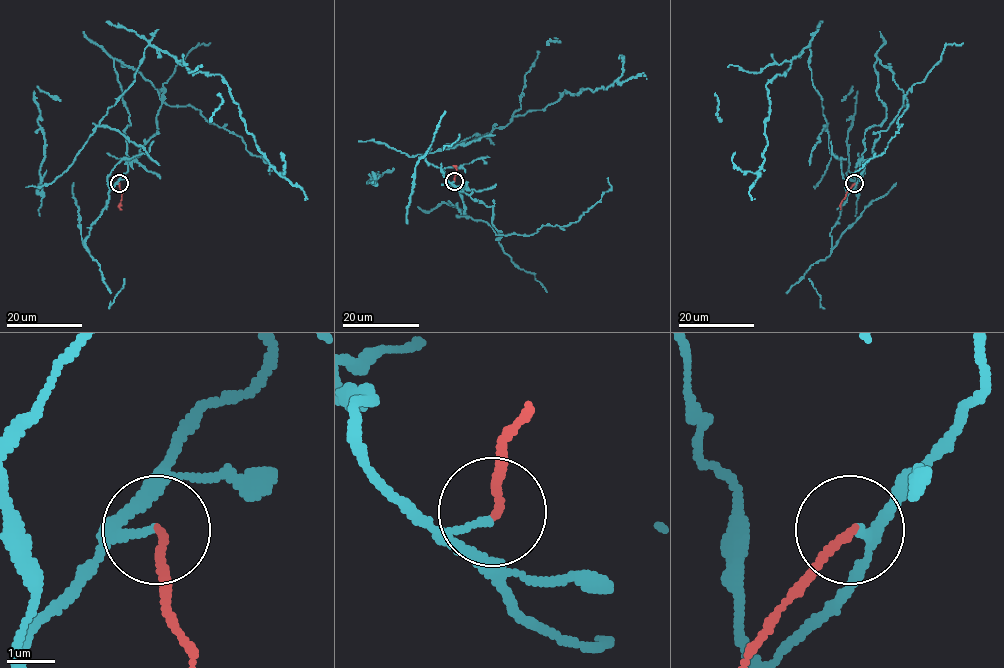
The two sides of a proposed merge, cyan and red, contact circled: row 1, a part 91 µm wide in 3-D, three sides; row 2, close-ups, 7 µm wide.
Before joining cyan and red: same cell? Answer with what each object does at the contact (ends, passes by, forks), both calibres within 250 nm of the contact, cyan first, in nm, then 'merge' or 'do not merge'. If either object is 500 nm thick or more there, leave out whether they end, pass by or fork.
cyan passes by; red ends there; 100 nm thick on the cyan side, 160 nm on the other; do not merge

